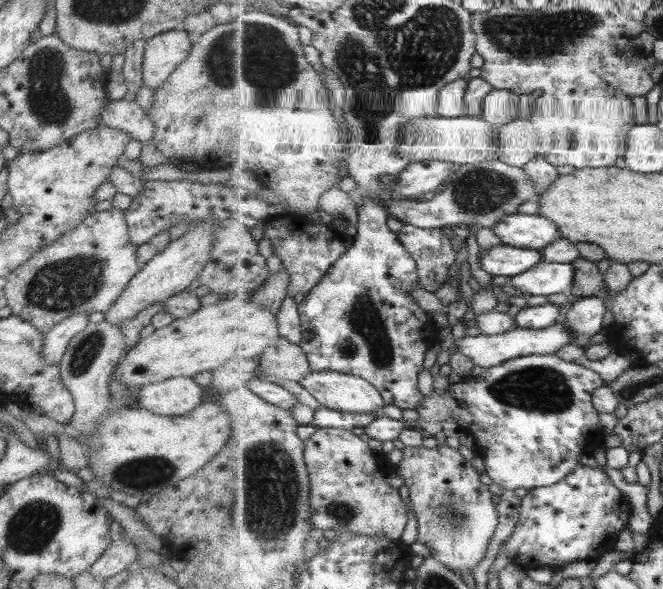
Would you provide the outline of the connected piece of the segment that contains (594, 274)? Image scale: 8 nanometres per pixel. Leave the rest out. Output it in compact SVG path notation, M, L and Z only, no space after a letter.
M579 257L572 262L575 278L571 294L576 300L591 298L591 296L601 296L601 288L605 283L605 276L601 275L601 270L596 262Z

